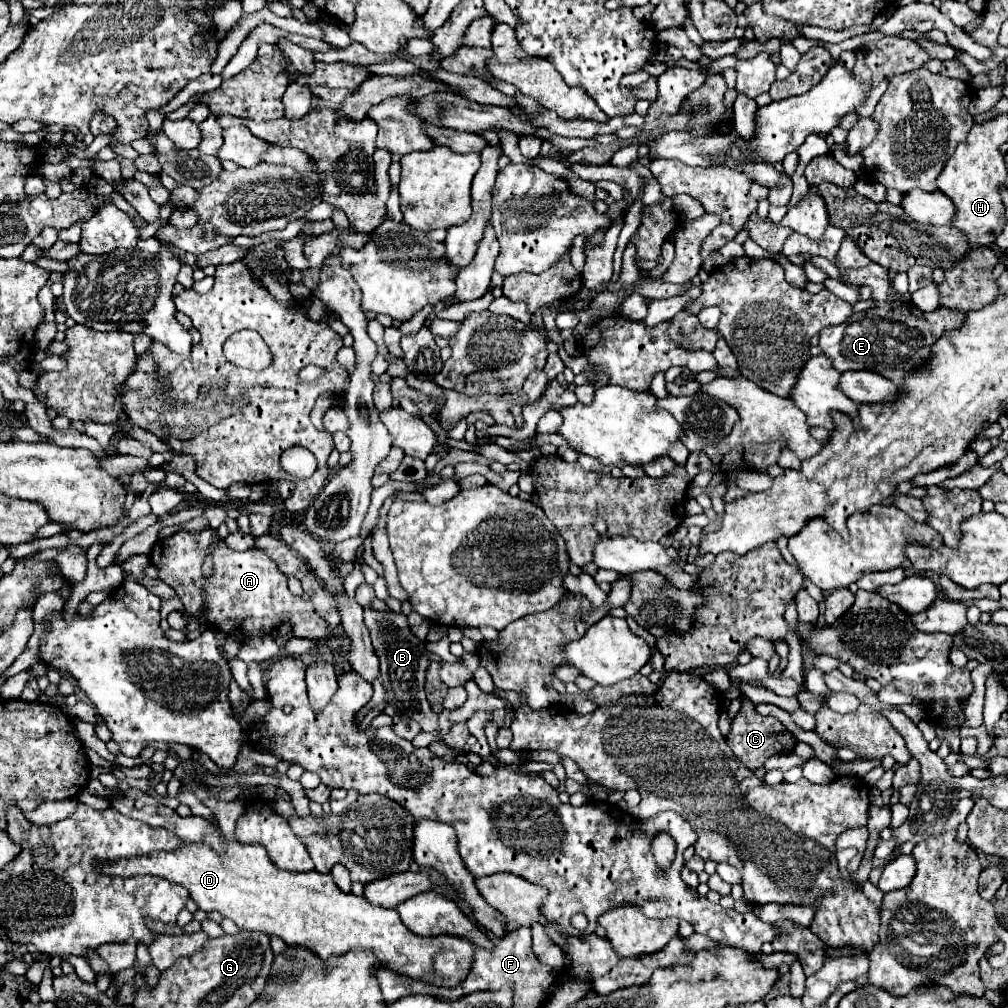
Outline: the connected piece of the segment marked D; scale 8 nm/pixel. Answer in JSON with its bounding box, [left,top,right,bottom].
[105,841,477,987]

